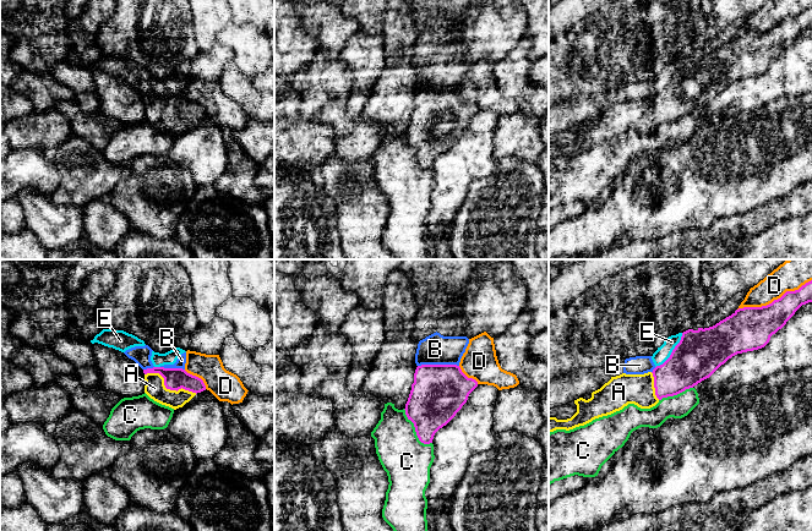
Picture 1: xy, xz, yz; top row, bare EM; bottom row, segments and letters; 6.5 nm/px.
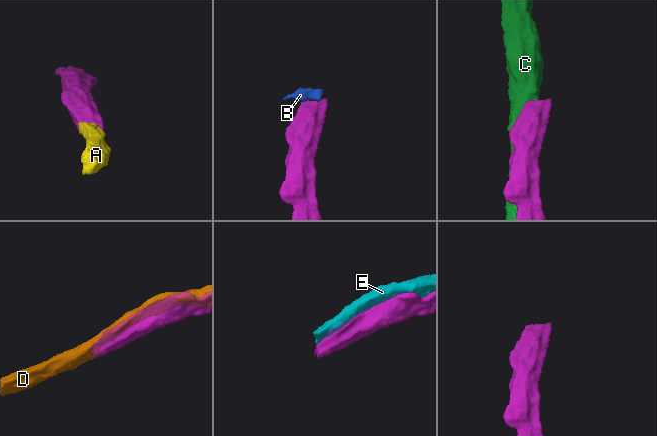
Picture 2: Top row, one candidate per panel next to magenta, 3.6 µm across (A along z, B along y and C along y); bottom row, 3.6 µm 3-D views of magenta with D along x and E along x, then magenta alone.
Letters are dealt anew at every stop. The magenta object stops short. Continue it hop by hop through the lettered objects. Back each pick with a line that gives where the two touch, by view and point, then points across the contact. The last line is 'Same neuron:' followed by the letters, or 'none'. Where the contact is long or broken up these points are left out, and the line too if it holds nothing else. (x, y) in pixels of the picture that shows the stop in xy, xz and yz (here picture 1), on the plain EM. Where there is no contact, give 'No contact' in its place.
A: Touches magenta at xy (168, 114). Path across: xy (174, 104), (174, 108), (168, 114), (154, 114)
Same neuron: A

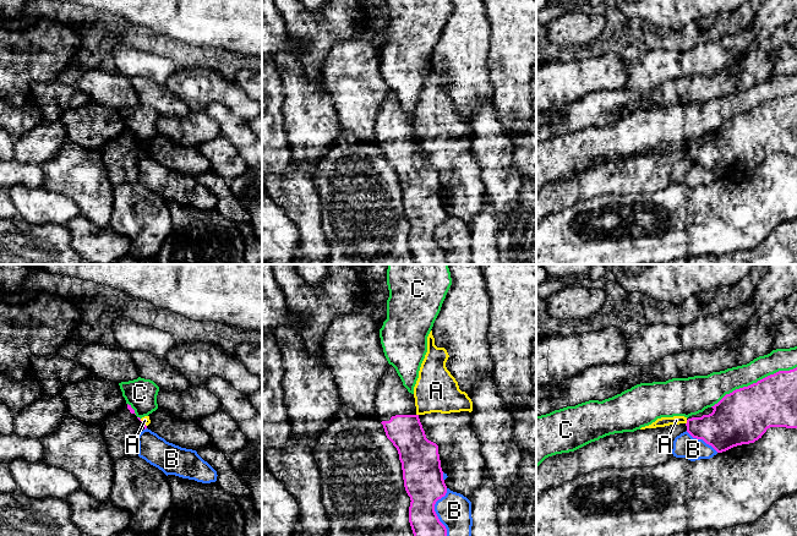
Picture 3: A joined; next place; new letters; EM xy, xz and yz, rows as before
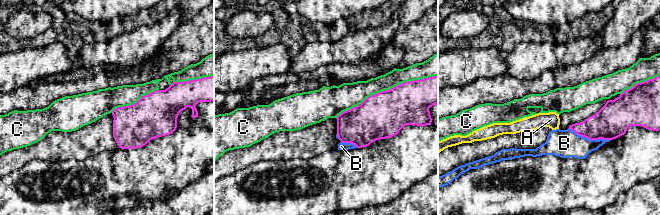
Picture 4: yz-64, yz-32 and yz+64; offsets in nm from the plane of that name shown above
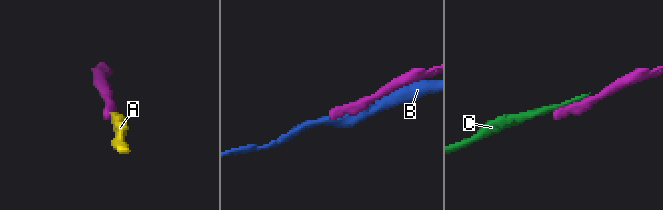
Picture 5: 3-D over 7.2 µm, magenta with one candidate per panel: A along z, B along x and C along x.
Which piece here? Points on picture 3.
Same neuron: none

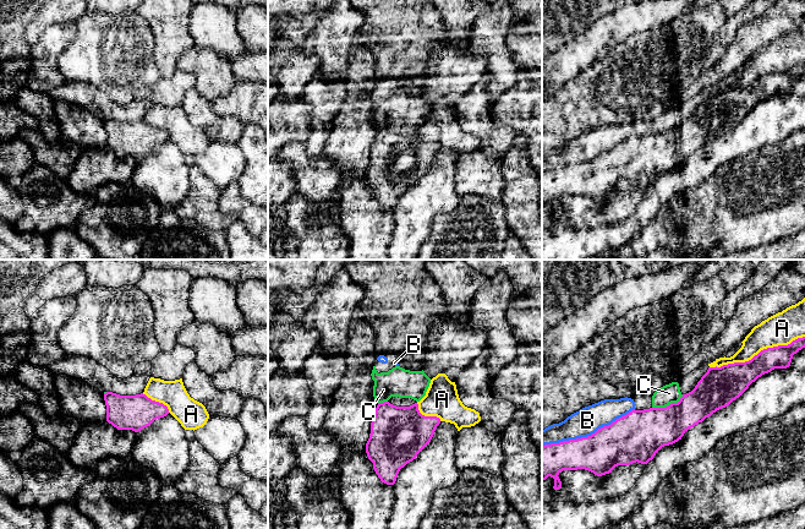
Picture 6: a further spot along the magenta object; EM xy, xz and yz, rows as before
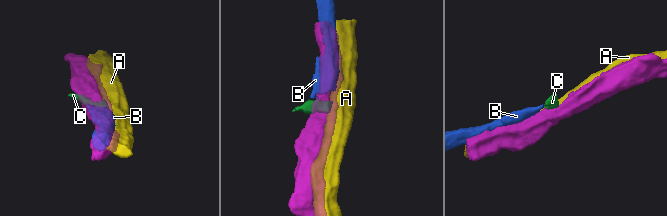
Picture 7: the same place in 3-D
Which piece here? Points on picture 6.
Same neuron: none

